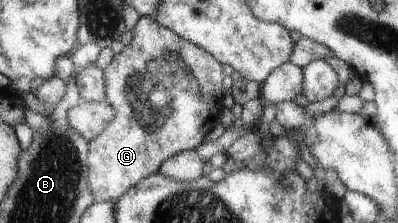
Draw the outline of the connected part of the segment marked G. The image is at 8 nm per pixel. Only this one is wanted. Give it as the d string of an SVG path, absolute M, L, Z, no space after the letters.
M151 16L142 17L137 25L132 30L132 39L130 43L123 48L123 50L114 55L112 62L104 69L105 79L105 102L109 103L116 111L115 117L111 123L107 123L105 131L99 137L95 137L89 143L88 166L89 166L89 189L93 191L96 197L96 202L109 201L117 202L125 193L129 193L129 189L133 189L135 185L140 185L141 181L145 180L151 175L159 172L161 165L168 161L171 157L177 156L179 153L184 153L188 150L196 149L196 147L203 141L203 137L213 129L215 123L218 123L219 111L222 111L221 105L217 101L221 101L221 65L216 61L215 57L207 53L205 49L194 45L192 42L181 38L177 33L171 29L163 27L161 23L157 23Z

